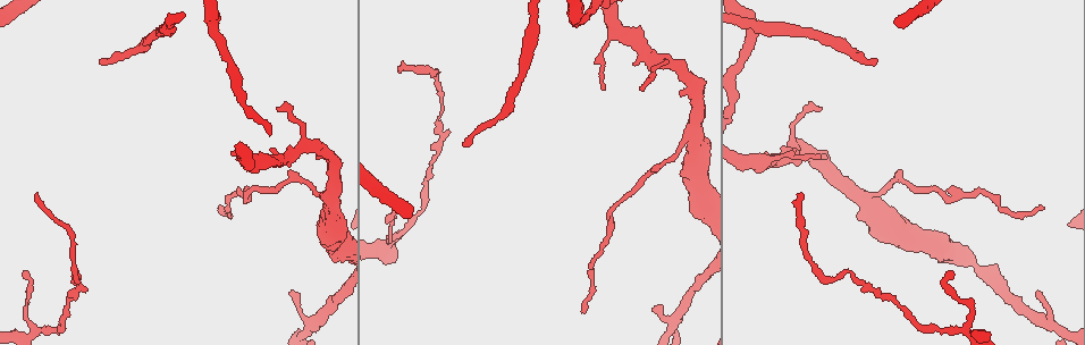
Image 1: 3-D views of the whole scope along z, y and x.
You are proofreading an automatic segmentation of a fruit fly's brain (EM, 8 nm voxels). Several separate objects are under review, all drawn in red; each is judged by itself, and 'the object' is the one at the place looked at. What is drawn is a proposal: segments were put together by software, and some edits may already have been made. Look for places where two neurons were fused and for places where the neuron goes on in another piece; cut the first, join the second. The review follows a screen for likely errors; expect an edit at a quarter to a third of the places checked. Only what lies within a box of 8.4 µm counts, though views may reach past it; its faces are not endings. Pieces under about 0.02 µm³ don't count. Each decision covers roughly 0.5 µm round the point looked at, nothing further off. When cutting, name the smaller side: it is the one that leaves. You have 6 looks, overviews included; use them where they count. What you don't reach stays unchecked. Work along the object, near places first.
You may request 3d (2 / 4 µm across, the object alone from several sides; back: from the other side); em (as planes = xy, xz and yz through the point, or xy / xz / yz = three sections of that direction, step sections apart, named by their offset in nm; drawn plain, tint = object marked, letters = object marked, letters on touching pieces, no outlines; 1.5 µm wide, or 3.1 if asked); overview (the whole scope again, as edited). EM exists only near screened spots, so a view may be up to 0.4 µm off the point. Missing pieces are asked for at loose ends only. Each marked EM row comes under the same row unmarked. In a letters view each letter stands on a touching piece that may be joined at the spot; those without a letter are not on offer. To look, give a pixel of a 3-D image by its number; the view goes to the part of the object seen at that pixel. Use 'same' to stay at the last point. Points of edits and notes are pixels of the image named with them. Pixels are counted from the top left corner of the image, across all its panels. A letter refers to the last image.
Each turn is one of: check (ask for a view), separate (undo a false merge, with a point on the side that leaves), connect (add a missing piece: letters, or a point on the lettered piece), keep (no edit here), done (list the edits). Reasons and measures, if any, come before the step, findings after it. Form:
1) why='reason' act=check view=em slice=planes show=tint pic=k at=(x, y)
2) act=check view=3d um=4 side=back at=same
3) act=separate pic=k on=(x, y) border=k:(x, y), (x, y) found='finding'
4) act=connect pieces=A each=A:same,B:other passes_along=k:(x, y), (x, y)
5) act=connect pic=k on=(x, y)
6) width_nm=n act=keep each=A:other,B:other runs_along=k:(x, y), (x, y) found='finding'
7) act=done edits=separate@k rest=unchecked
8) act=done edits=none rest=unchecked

why='end of a long branch' act=check view=em slice=xy step=8 show=letters pic=1 at=(103, 60)

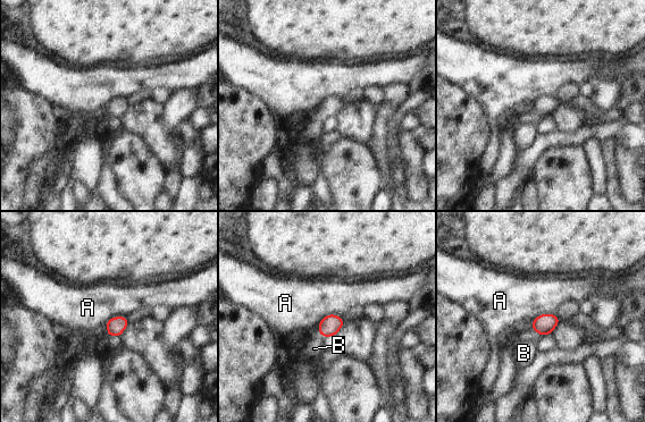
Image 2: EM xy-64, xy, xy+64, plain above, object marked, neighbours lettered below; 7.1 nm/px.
act=connect pieces=B each=A:other,B:same passes_along=2:(329, 326), (320, 334), (313, 348) found='the neuron continues'

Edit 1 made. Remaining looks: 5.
why='tapers out' act=check view=3d um=2 pic=1 at=(1041, 209)

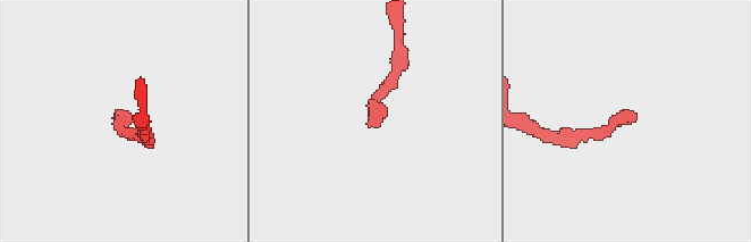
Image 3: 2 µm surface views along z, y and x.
why='shape alone is not enough' act=check view=em slice=xy step=4 show=letters pic=3 at=(116, 120)

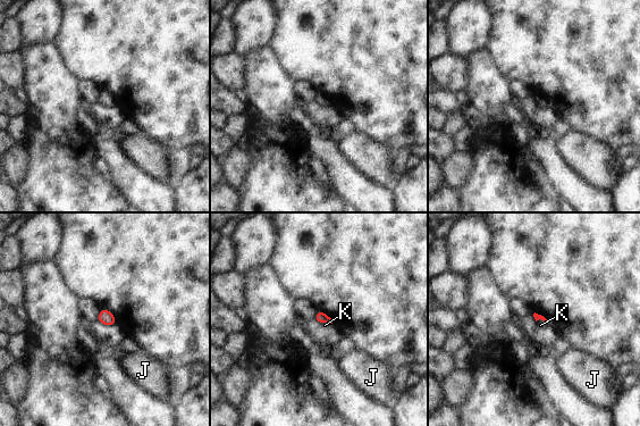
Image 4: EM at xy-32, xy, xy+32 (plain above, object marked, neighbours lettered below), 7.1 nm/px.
act=check view=em slice=planes show=letters at=same

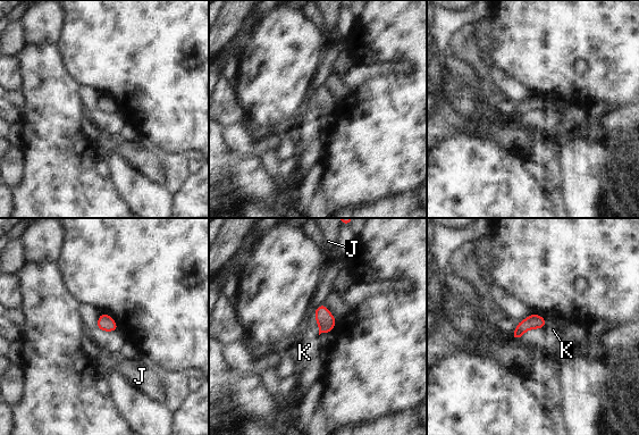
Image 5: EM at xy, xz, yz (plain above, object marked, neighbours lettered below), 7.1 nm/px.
longest_contact=K:70nm act=keep each=J:other,K:other border=5:(546, 319), (544, 327) found='none of them fits'

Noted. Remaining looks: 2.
why='an open end' act=check view=em slice=planes show=letters pic=1 at=(385, 220)

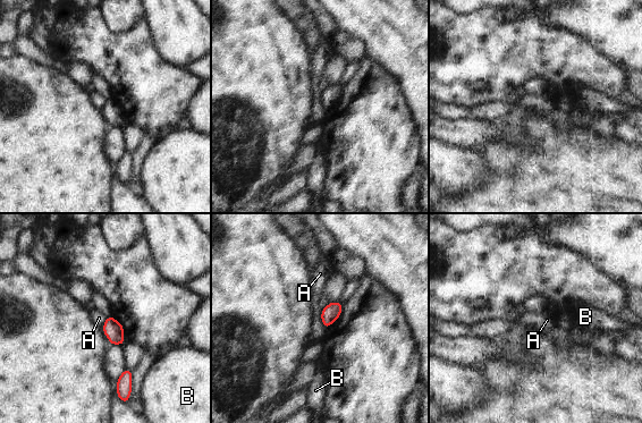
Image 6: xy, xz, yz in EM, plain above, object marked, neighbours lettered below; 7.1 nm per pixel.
act=keep each=A:other,B:other border=6:(321, 309), (321, 322), (326, 328) found='none of them fits'

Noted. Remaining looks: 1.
act=done edits=connect@2 rest=unchecked

